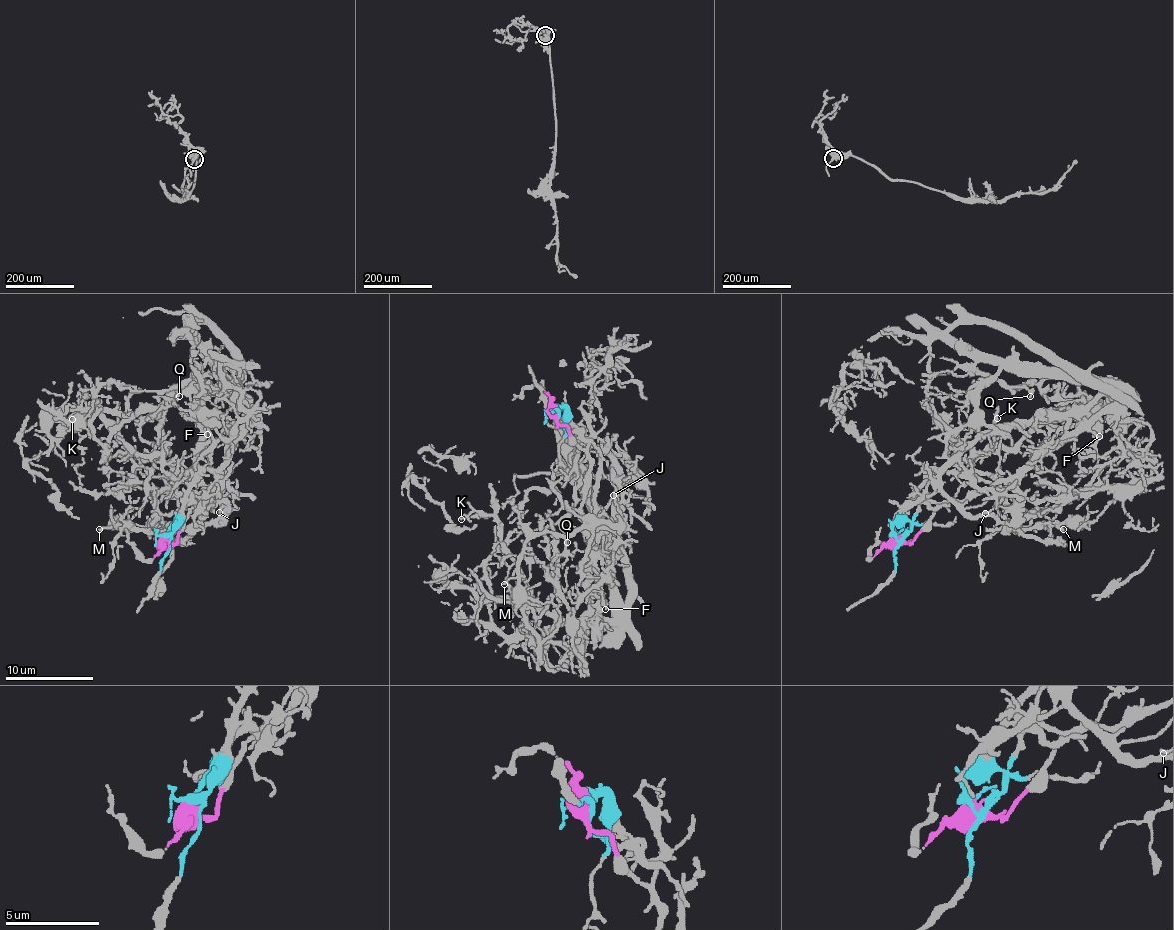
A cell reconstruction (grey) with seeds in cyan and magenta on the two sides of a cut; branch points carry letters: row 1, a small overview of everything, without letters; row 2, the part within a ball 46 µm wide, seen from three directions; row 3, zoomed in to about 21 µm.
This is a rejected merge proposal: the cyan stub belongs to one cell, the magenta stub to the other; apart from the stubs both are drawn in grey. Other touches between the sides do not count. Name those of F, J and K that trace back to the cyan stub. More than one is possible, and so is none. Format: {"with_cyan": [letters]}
{"with_cyan": ["K"]}

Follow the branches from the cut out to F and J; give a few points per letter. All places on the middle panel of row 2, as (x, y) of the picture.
F: (556, 413), (556, 420), (565, 424), (590, 461), (590, 483), (582, 507), (582, 520), (606, 610)
J: (556, 413), (590, 461), (582, 511), (590, 522), (621, 520), (613, 494)

